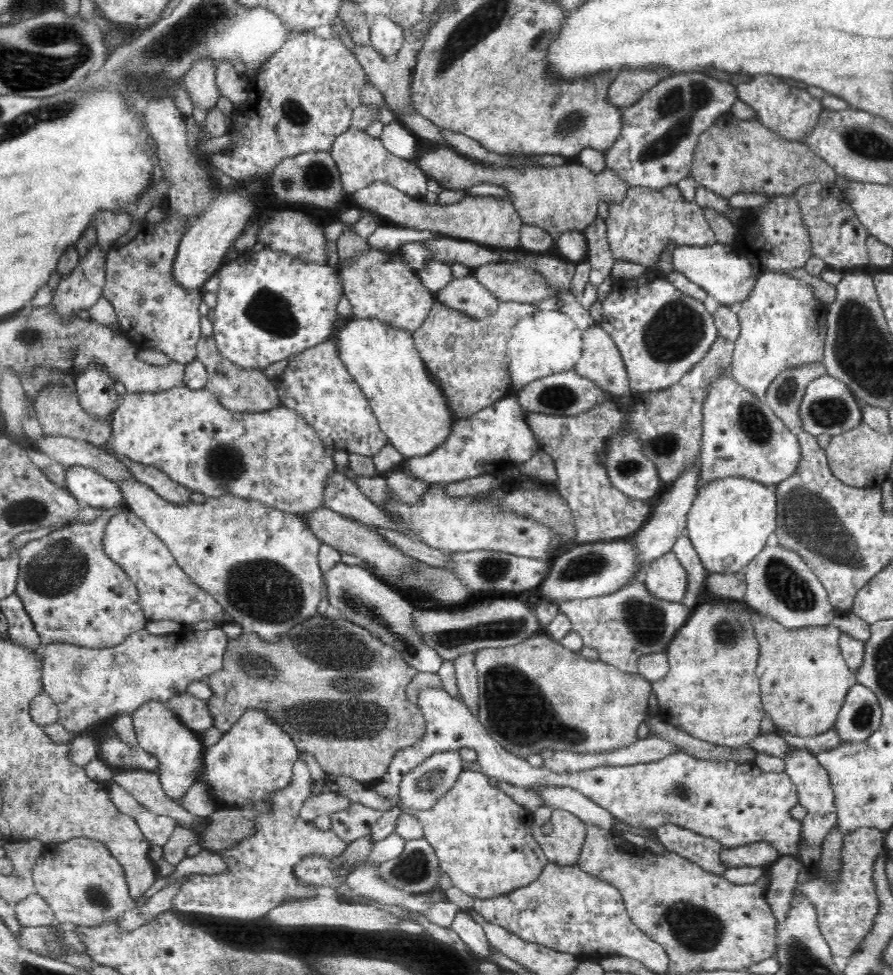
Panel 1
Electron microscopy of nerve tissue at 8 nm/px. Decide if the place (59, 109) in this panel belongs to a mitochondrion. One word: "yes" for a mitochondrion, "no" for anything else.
yes

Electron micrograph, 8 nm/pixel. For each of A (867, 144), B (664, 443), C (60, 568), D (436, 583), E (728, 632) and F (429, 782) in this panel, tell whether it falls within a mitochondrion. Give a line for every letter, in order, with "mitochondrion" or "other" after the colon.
A: mitochondrion
B: mitochondrion
C: mitochondrion
D: mitochondrion
E: mitochondrion
F: mitochondrion

